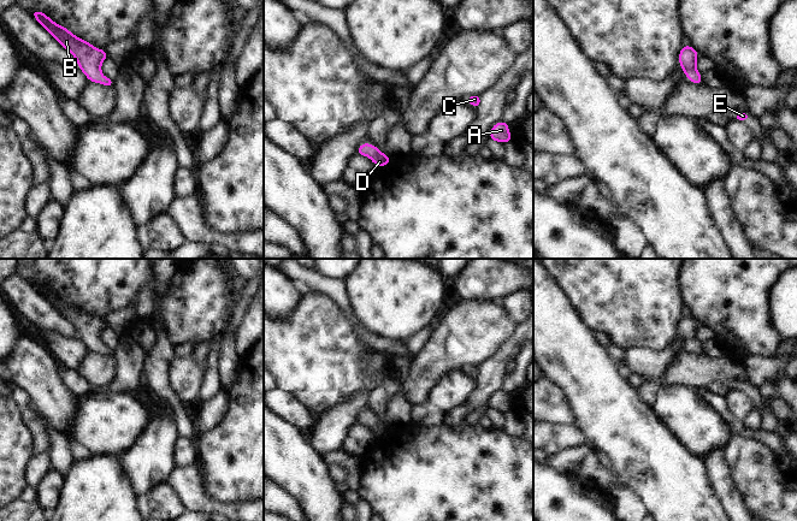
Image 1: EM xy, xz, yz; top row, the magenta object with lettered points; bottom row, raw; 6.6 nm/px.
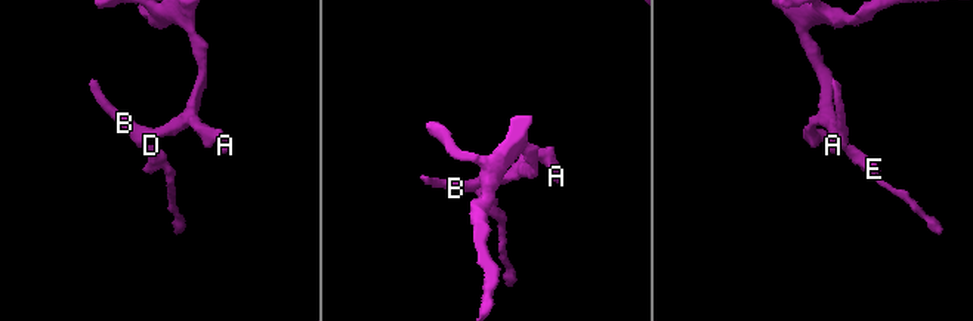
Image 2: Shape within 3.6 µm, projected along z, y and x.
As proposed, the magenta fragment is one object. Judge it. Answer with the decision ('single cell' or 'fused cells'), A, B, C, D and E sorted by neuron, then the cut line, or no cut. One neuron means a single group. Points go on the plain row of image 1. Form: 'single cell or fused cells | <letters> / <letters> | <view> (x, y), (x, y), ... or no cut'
single cell | A B C D E | no cut

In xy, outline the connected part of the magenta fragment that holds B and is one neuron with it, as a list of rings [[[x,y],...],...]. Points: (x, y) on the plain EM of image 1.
[[[31,280],[33,285],[53,304],[70,322],[73,324],[79,339],[89,348],[90,351],[99,351],[100,354],[111,356],[114,351],[101,344],[101,331],[108,327],[106,320],[100,320],[72,304],[66,297],[61,297],[52,291],[45,283],[40,280]]]

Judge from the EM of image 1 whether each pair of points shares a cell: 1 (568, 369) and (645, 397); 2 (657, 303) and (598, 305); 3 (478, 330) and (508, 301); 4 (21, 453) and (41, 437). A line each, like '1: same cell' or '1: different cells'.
1: different cells
2: same cell
3: different cells
4: different cells

